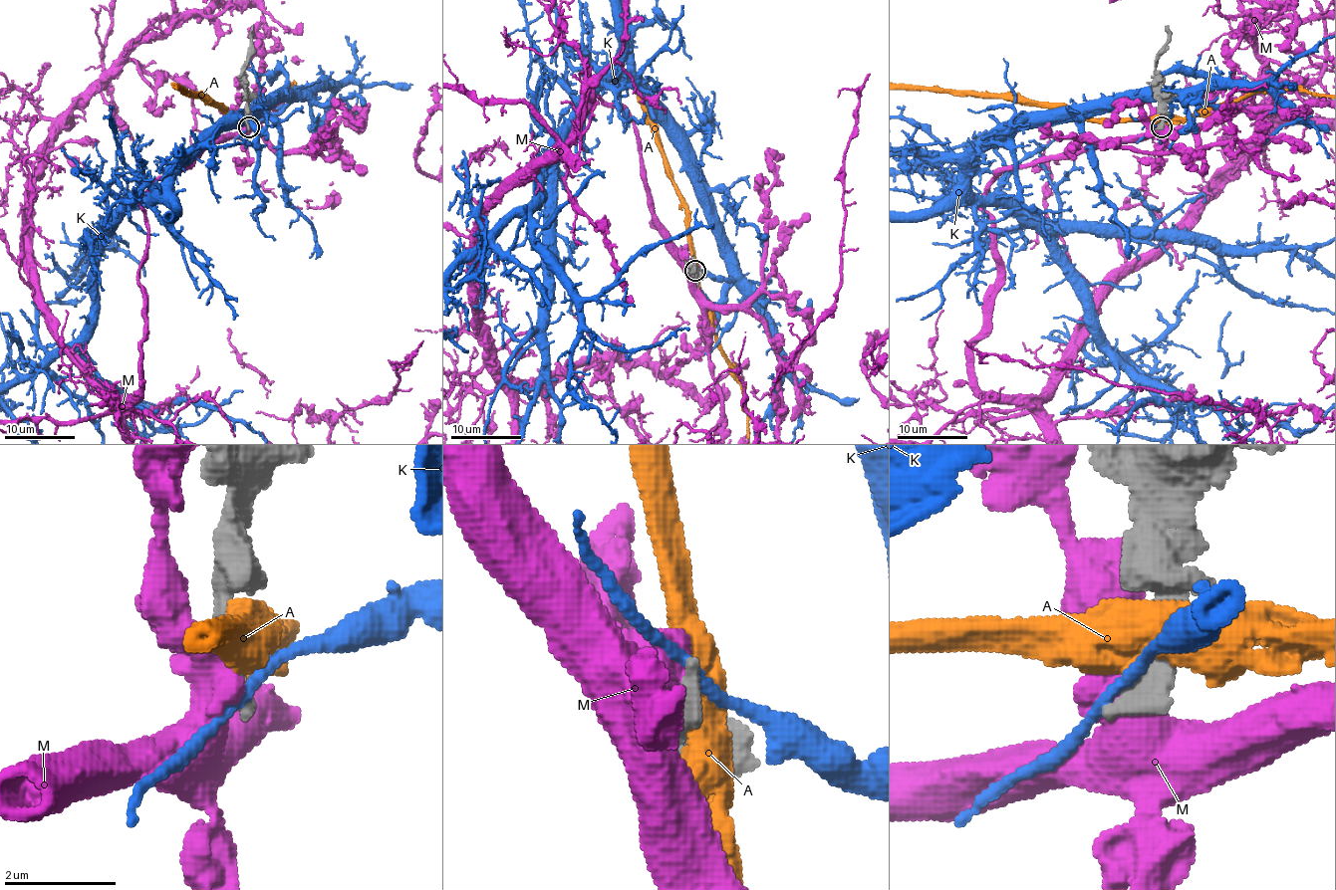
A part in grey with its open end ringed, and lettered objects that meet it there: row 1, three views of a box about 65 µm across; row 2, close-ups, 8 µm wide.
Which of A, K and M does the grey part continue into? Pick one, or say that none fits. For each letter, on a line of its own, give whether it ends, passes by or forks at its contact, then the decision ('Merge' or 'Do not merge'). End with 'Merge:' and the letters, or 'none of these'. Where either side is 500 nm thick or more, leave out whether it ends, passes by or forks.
A: Do not merge
K: It passes by. Do not merge
M: Do not merge
Merge: none of these

